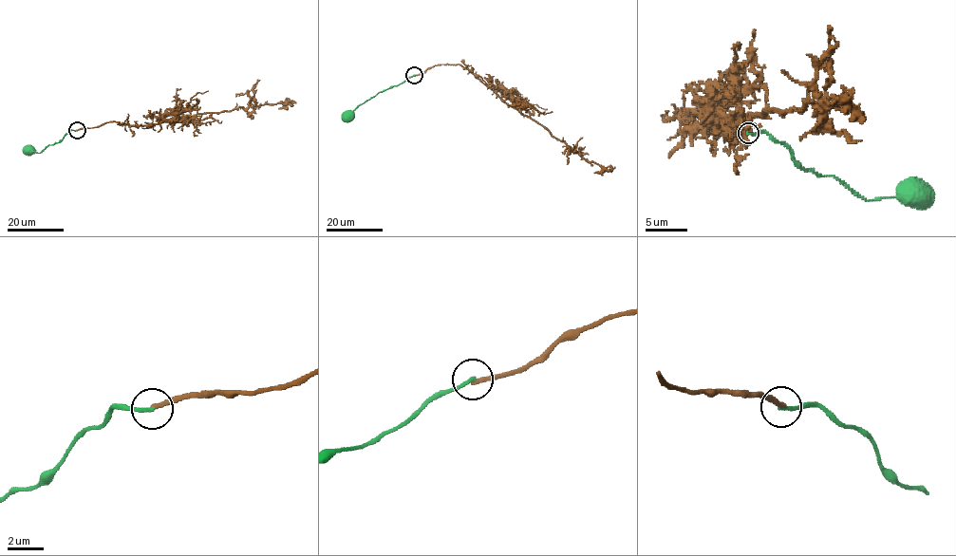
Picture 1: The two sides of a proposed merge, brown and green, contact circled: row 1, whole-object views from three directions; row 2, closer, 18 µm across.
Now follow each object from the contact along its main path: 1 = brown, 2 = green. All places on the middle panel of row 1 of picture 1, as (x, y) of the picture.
1: (414, 75), (437, 64), (460, 64), (509, 104), (541, 124), (589, 161), (607, 169), (614, 167)
2: (414, 75), (379, 92), (346, 115)

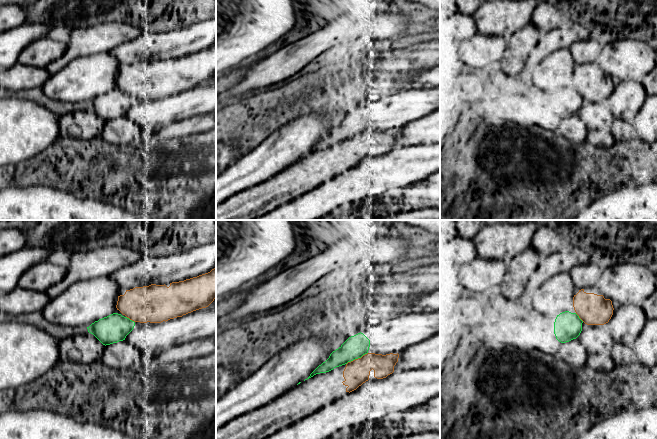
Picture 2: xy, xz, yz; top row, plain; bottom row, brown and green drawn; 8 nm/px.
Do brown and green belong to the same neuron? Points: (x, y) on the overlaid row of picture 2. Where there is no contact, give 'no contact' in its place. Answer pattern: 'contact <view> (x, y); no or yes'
contact xz (356, 359); no

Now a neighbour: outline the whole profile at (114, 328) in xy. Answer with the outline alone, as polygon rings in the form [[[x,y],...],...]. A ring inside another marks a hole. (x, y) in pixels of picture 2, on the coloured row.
[[[118,313],[99,319],[87,327],[103,345],[110,345],[125,340],[133,330],[135,322]]]

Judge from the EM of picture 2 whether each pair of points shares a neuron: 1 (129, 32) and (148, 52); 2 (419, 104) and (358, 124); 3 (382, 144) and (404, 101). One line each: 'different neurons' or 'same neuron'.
1: different neurons
2: same neuron
3: different neurons

